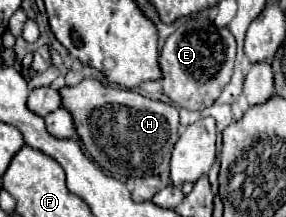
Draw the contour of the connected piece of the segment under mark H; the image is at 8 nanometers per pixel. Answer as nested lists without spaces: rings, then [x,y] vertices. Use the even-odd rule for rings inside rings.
[[[85,78],[81,84],[59,92],[63,106],[73,116],[83,146],[101,168],[121,178],[161,176],[169,172],[171,150],[179,138],[179,112],[175,106],[117,86],[103,88],[95,78]]]

